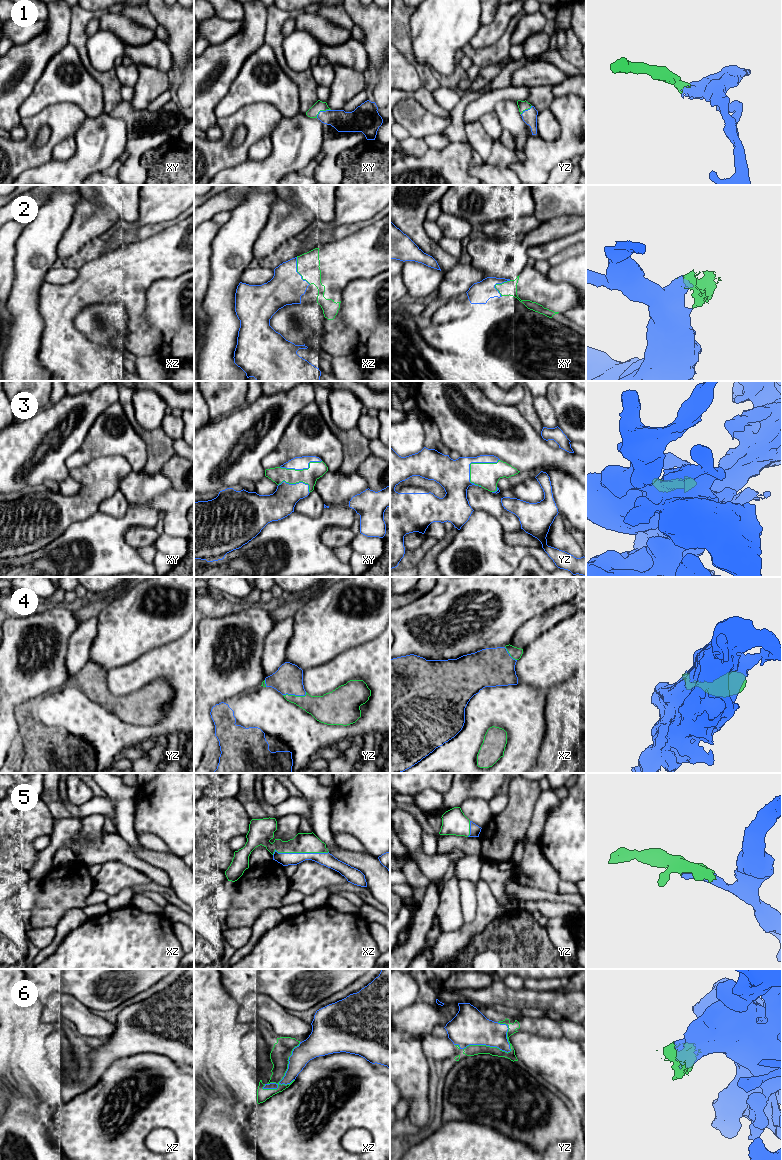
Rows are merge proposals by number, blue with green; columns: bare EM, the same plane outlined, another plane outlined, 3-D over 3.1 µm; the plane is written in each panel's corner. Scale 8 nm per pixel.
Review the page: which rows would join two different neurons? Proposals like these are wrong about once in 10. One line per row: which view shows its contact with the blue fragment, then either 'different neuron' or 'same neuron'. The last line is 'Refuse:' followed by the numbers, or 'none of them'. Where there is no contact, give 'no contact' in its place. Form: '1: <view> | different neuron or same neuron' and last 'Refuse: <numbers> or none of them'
1: xy | same neuron
2: xz | same neuron
3: yz | same neuron
4: yz | same neuron
5: xz | same neuron
6: xz | same neuron
Refuse: none of them

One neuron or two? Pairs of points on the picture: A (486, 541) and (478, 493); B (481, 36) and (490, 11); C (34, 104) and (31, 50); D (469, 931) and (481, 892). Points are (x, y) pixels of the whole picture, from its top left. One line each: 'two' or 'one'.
A: two
B: two
C: two
D: one

